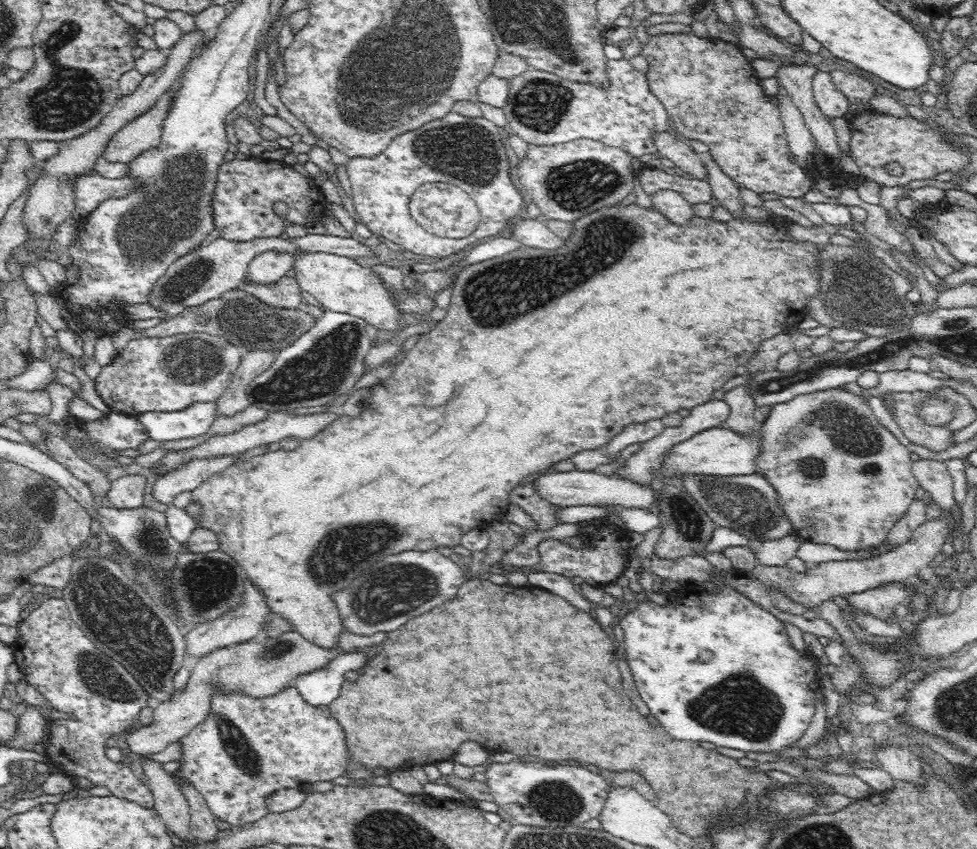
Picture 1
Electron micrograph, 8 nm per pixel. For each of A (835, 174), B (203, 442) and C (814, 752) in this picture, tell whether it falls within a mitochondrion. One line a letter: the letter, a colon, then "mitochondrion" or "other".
A: other
B: other
C: other

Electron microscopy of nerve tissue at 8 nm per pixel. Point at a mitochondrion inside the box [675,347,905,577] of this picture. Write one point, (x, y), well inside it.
(744, 507)

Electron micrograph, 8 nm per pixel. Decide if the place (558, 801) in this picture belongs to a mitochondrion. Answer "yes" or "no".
yes

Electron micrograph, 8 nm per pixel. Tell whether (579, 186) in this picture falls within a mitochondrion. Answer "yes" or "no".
yes

